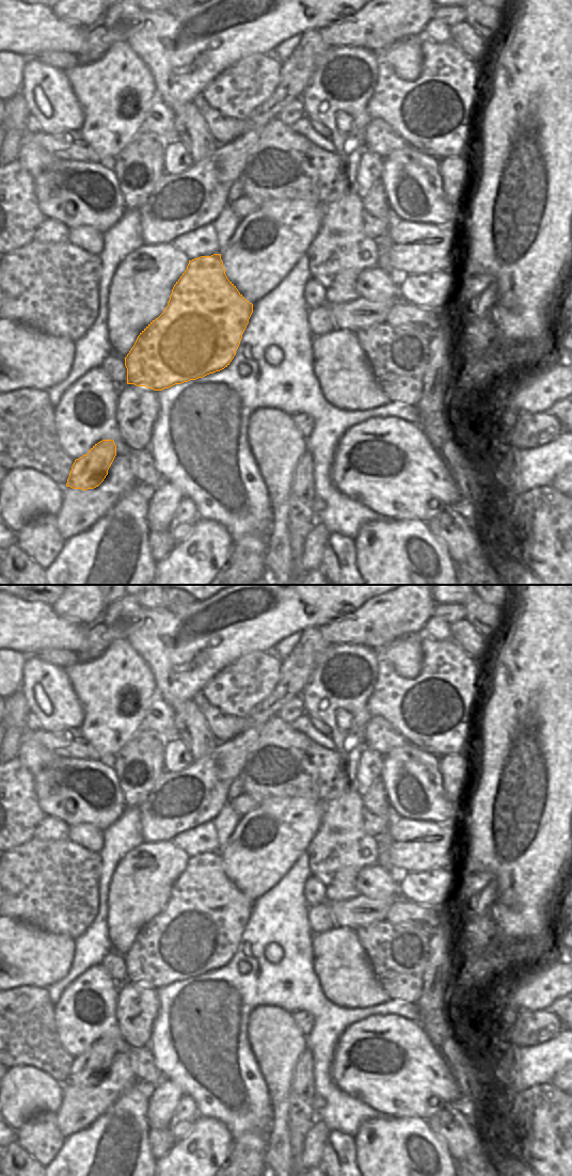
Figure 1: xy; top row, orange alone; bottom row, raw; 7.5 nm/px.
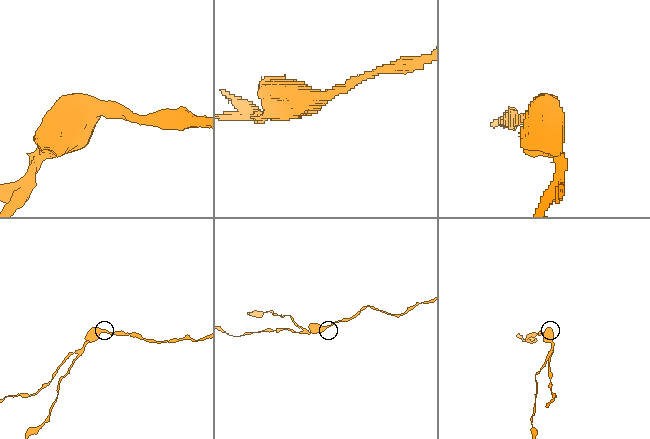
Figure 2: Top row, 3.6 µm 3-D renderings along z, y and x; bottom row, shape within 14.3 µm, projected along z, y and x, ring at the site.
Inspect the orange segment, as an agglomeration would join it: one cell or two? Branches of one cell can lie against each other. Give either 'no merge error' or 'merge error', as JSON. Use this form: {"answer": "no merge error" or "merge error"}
{"answer": "merge error"}

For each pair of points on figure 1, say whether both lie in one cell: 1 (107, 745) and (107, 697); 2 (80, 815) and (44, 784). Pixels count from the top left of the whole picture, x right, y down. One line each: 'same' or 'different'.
1: same
2: same

